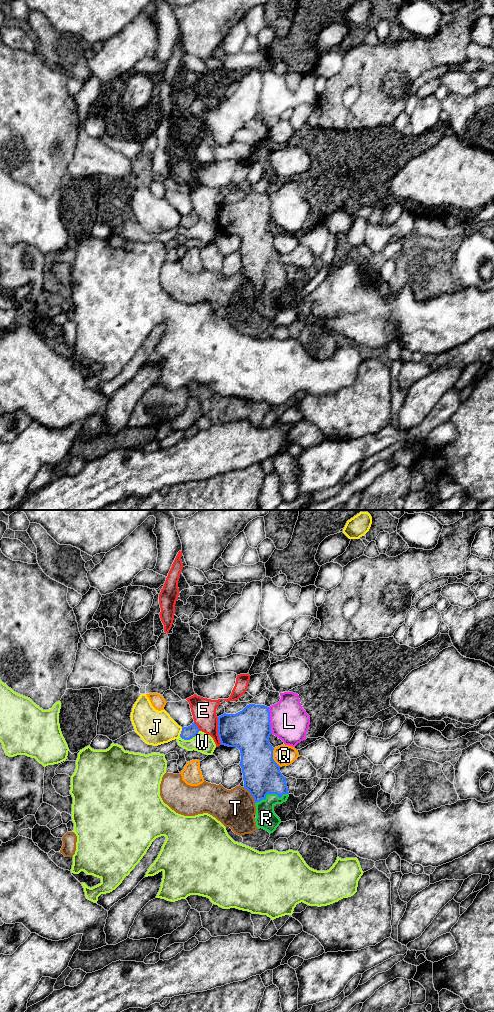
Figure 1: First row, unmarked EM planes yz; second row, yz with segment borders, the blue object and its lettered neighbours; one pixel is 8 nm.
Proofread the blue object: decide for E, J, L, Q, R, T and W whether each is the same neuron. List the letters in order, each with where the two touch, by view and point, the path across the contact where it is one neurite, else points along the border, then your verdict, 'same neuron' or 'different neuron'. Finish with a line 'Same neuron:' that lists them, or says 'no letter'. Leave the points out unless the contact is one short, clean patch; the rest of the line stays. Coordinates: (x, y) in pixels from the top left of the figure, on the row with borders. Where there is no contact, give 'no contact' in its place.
E: contact yz (218, 731); different neuron
J: contact yz (181, 732); different neuron
L: contact yz (269, 720); border yz (268, 707), (270, 731), (272, 733); different neuron
Q: contact yz (272, 757); different neuron
R: contact yz (270, 793); way yz (261, 774), (270, 793), (266, 797), (266, 818); same neuron
T: contact yz (250, 793); different neuron
W: contact yz (190, 738); border yz (199, 730), (189, 739), (182, 739), (180, 737); different neuron
Same neuron: R

